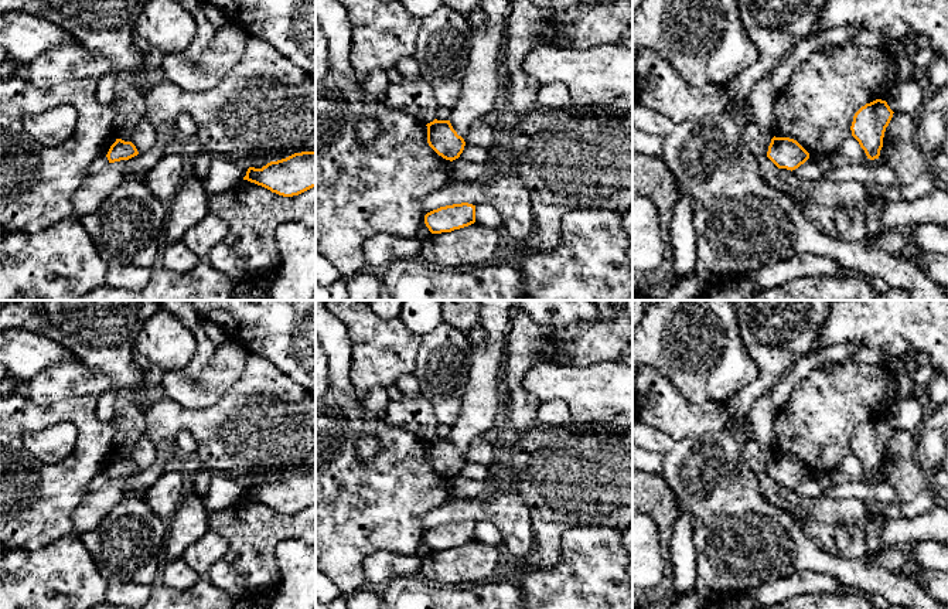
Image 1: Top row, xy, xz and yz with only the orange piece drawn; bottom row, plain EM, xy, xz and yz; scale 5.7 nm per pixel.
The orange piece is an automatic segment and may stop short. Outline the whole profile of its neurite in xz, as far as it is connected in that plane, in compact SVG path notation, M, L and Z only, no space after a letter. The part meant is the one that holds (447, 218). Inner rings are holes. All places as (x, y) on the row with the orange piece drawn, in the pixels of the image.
M453 204L433 210L424 215L424 224L432 234L451 232L475 222L475 205Z

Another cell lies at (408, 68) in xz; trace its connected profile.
M413 57L402 58L400 61L398 61L395 68L398 69L398 72L403 79L415 81L422 76L419 71L419 65Z

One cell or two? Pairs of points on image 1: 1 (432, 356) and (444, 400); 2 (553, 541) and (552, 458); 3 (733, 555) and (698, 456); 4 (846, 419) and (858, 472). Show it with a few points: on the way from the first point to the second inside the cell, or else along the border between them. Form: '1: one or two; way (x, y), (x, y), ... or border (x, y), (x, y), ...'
1: one; way (442, 367), (444, 388)
2: one; way (553, 520), (553, 479)
3: one; way (733, 531), (733, 521), (726, 502), (709, 480)
4: two; border (851, 452), (827, 476)

